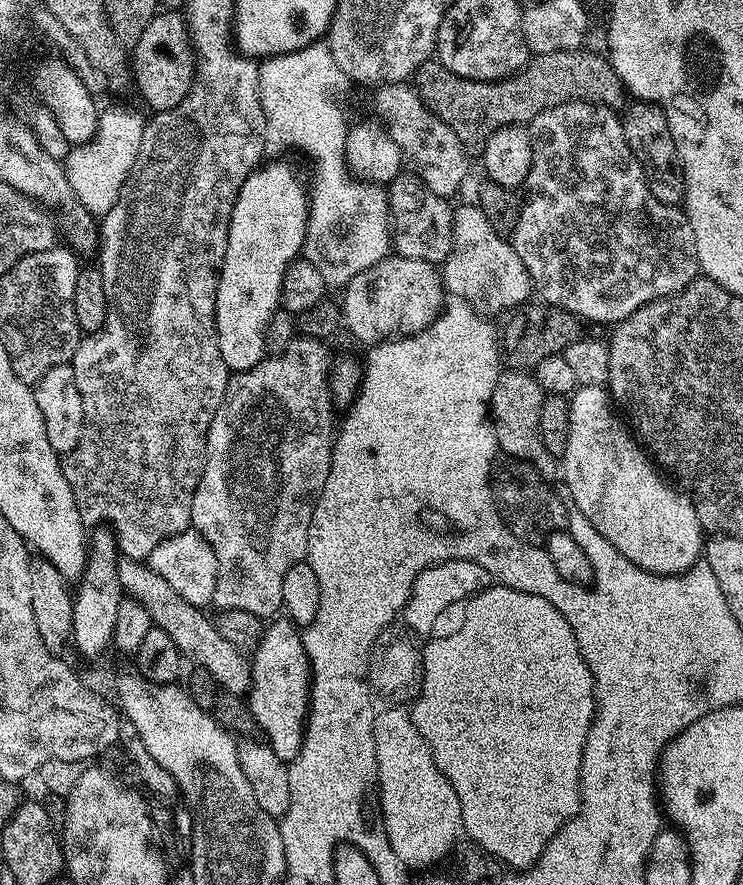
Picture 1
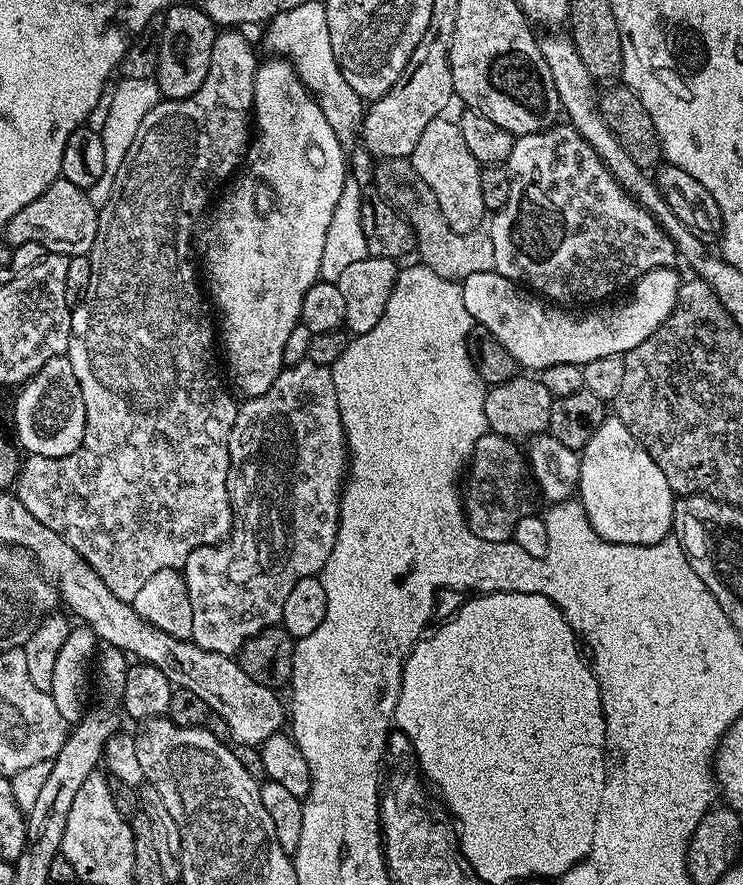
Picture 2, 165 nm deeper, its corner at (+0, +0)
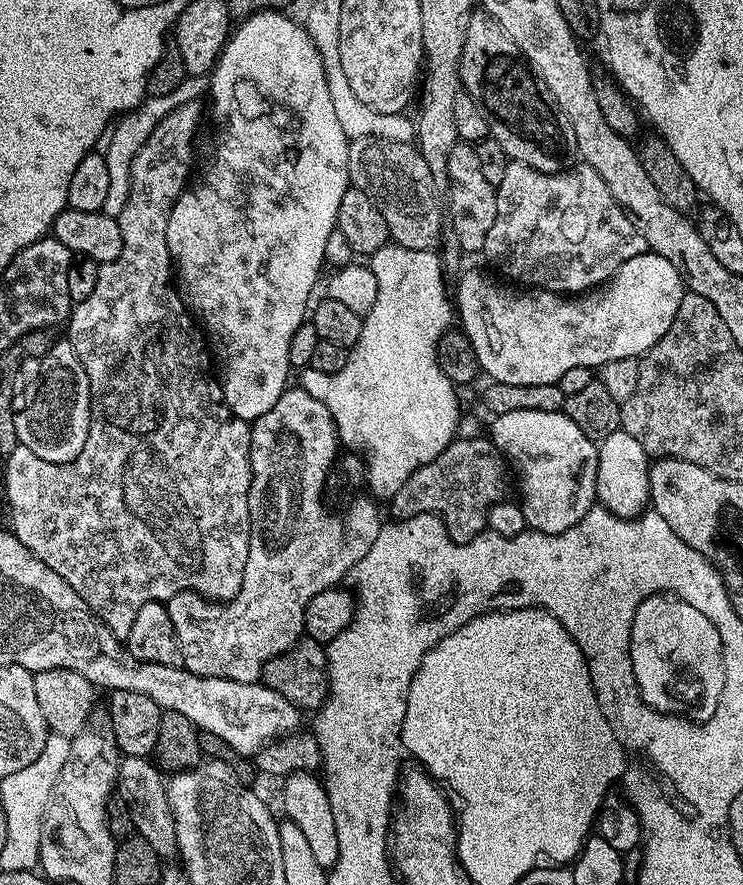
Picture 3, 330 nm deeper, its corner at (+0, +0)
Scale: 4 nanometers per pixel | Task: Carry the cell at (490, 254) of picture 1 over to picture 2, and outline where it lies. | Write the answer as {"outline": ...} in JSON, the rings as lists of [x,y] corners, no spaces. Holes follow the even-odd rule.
{"outline":[[[390,158],[377,163],[376,173],[372,180],[376,183],[375,191],[389,200],[408,221],[416,235],[415,251],[420,252],[419,263],[424,264],[436,274],[447,280],[462,282],[470,274],[490,272],[495,269],[494,246],[487,231],[455,232],[446,222],[442,210],[438,206],[438,198],[434,198],[434,190],[422,182],[418,170],[414,170],[411,159]]]}

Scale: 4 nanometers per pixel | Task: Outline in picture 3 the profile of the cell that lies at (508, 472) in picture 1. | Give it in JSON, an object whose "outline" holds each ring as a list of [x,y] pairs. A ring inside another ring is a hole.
{"outline":[[[456,438],[434,462],[423,464],[390,497],[393,517],[408,520],[423,512],[438,518],[448,537],[456,544],[468,544],[488,527],[488,511],[505,499],[510,468],[491,439],[462,440]]]}

